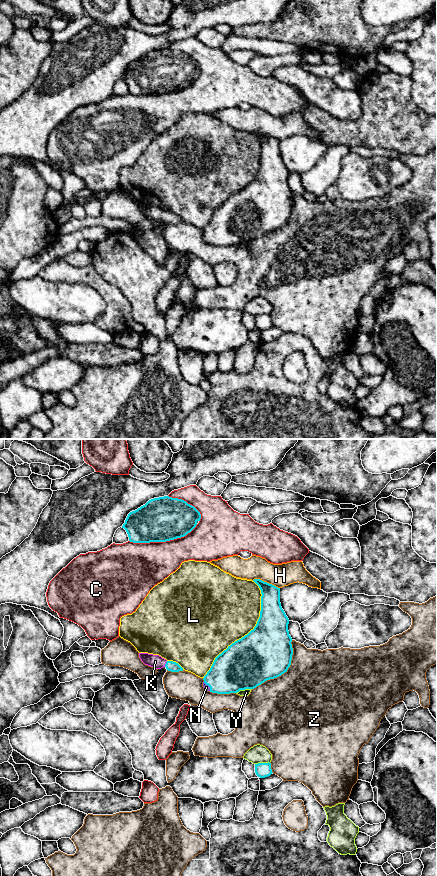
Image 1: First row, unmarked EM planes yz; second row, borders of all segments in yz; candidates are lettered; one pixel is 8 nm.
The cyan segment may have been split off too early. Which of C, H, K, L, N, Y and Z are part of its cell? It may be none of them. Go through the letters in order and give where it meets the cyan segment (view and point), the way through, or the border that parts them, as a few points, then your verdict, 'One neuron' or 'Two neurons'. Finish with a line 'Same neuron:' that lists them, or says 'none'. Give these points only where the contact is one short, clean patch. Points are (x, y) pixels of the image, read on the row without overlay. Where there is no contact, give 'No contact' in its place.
C: Touches cyan at yz (163, 93). Two neurons
H: Touches cyan at yz (266, 134). Two neurons
K: Touches cyan at yz (165, 216). Path across: yz (171, 218), (165, 216), (155, 213). One neuron
L: Touches cyan at yz (249, 184). Two neurons
N: Touches cyan at yz (208, 237). Path across: yz (234, 221), (228, 227), (208, 237), (206, 239). One neuron
Y: Touches cyan at yz (243, 241). Two neurons
Z: Touches cyan at yz (284, 224). Two neurons
Same neuron: K, N

